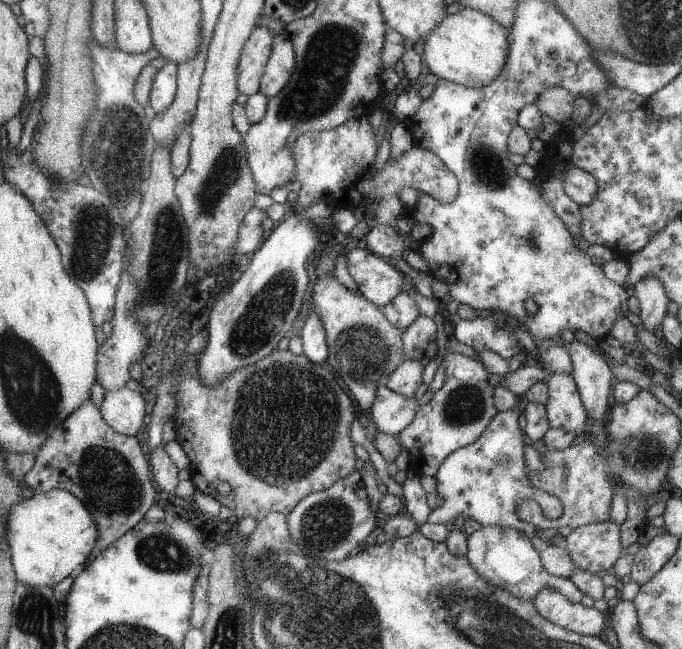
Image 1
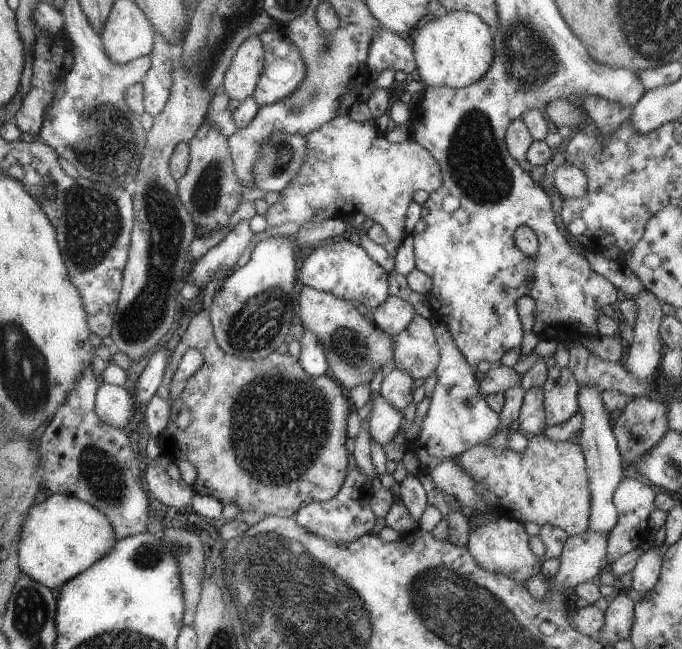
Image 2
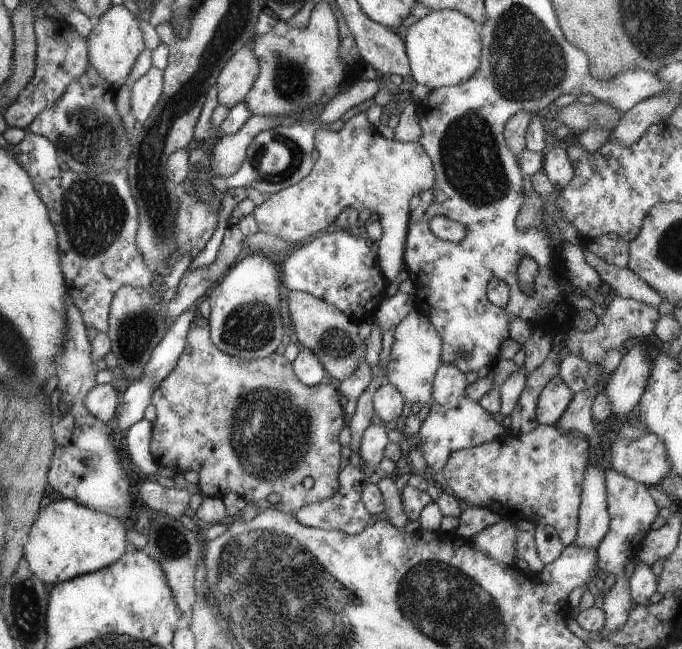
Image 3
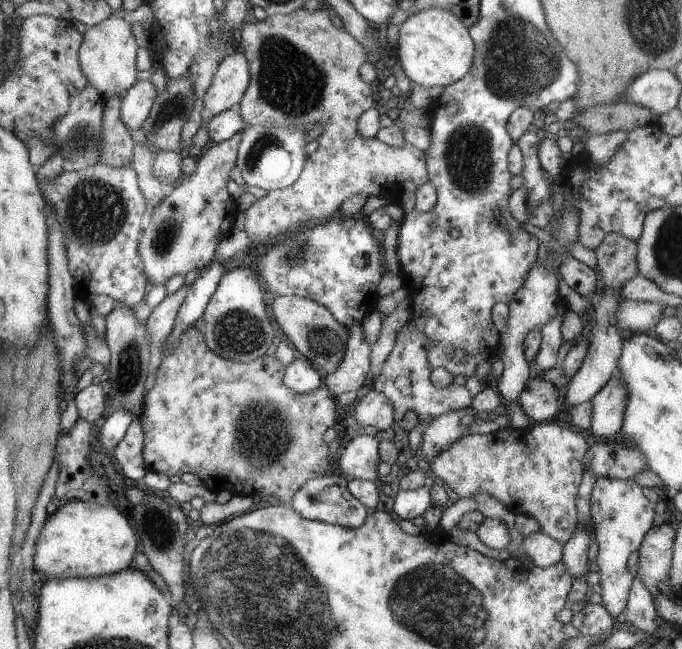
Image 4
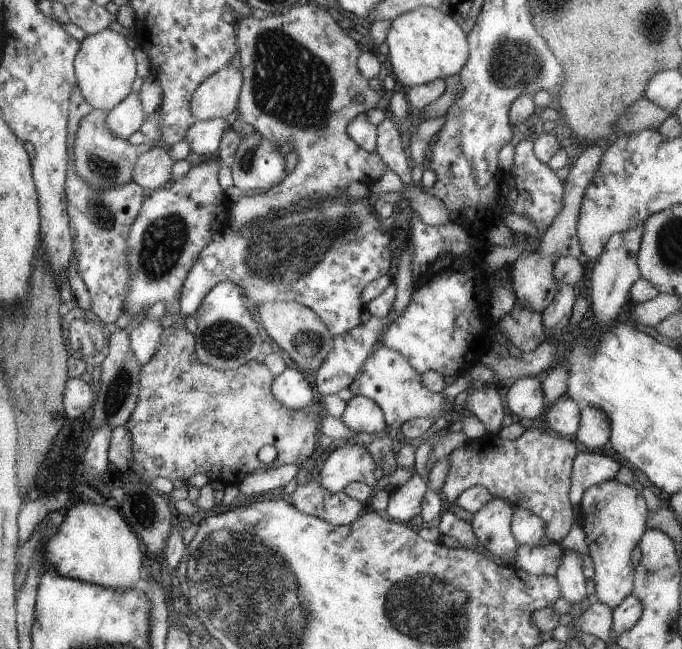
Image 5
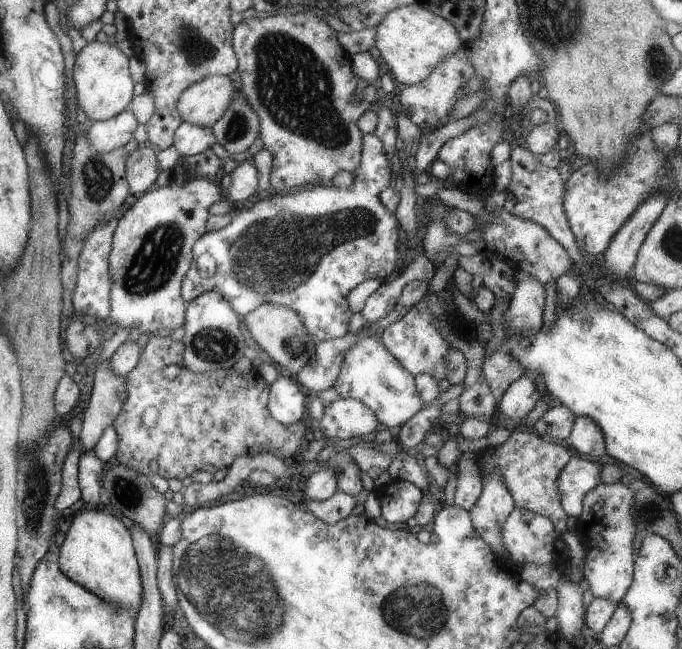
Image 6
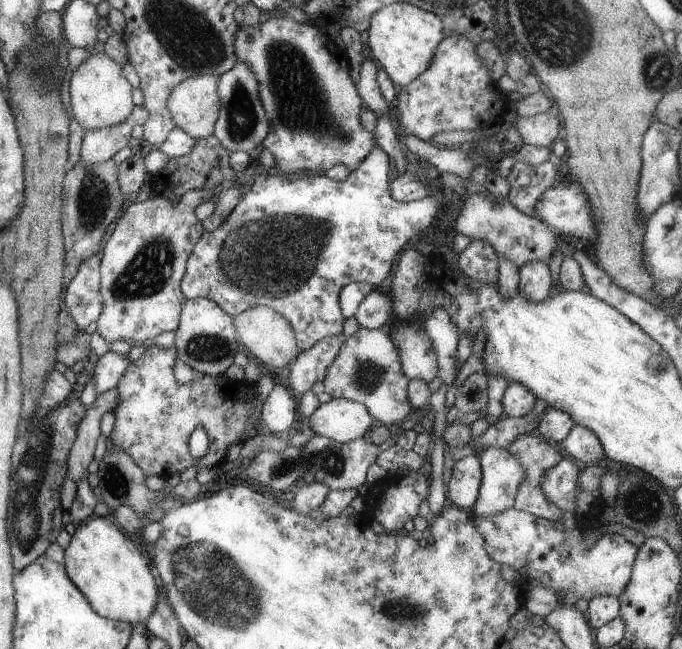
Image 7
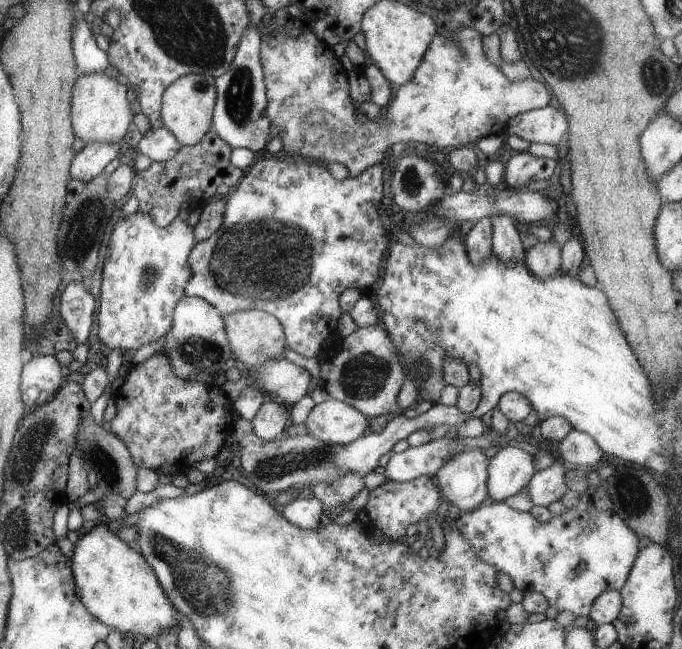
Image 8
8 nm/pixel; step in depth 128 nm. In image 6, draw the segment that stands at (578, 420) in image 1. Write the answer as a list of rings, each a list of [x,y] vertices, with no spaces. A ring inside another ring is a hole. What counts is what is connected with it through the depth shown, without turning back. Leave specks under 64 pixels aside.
[[[523,374],[506,388],[498,405],[509,421],[521,420],[533,408],[538,397],[533,378]]]

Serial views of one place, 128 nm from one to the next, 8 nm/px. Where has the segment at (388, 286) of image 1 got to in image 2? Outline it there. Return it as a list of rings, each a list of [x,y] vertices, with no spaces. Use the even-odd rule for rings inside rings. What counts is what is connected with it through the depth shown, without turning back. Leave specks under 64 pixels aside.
[[[351,238],[350,240],[335,240],[335,242],[326,240],[315,244],[297,269],[296,280],[300,281],[301,286],[330,292],[337,298],[344,298],[351,303],[358,300],[368,310],[374,310],[389,294],[387,276],[388,272],[375,263],[363,247],[357,245]]]

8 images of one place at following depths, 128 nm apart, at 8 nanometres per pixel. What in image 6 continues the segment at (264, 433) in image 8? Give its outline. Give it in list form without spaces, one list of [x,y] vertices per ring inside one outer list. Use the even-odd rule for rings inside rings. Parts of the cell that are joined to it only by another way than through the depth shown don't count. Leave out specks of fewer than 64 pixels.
[[[281,374],[268,386],[266,407],[279,424],[288,425],[301,419],[307,399],[307,394],[292,376]]]

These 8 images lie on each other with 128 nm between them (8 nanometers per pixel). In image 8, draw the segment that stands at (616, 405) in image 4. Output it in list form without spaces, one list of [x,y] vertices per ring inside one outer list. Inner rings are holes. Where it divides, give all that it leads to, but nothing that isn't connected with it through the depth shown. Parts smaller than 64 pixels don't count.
[[[572,428],[558,443],[560,460],[582,469],[589,469],[603,456],[597,443],[577,429]]]

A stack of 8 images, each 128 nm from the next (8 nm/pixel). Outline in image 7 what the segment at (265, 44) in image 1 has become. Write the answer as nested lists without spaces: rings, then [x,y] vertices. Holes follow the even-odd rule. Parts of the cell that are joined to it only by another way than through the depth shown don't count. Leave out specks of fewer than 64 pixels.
[[[217,75],[192,76],[175,85],[167,97],[166,105],[170,112],[171,120],[175,126],[183,129],[195,140],[204,139],[212,135],[214,122],[220,107],[217,85]]]

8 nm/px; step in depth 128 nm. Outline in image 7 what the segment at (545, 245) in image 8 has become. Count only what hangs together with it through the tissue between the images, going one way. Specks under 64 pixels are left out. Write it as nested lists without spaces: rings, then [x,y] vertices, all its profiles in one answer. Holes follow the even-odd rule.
[[[541,261],[526,262],[518,268],[518,292],[534,303],[545,300],[551,294],[551,274]]]

